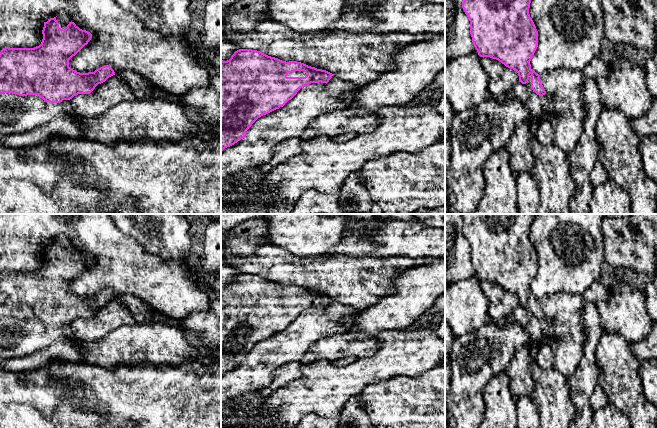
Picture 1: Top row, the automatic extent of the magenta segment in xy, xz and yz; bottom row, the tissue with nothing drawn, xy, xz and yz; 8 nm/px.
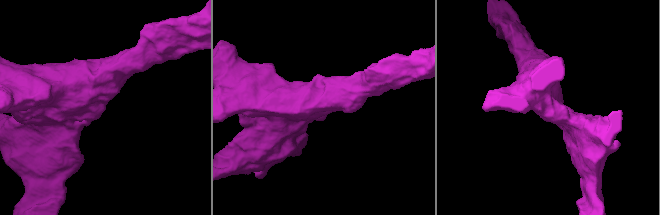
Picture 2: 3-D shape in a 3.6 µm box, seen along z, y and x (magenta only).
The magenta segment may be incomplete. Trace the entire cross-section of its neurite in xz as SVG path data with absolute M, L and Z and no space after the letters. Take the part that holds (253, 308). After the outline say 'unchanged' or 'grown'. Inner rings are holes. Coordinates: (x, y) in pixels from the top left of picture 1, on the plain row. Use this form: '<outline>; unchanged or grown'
M239 273L227 285L221 284L221 377L245 361L246 355L261 340L291 324L297 316L311 307L328 307L332 297L297 285L282 285L252 273Z; grown

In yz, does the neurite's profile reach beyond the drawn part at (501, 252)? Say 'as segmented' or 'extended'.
extended

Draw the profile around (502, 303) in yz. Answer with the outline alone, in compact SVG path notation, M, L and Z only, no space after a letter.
M481 281L482 291L489 300L488 318L499 320L508 317L518 306L518 297L496 283Z

